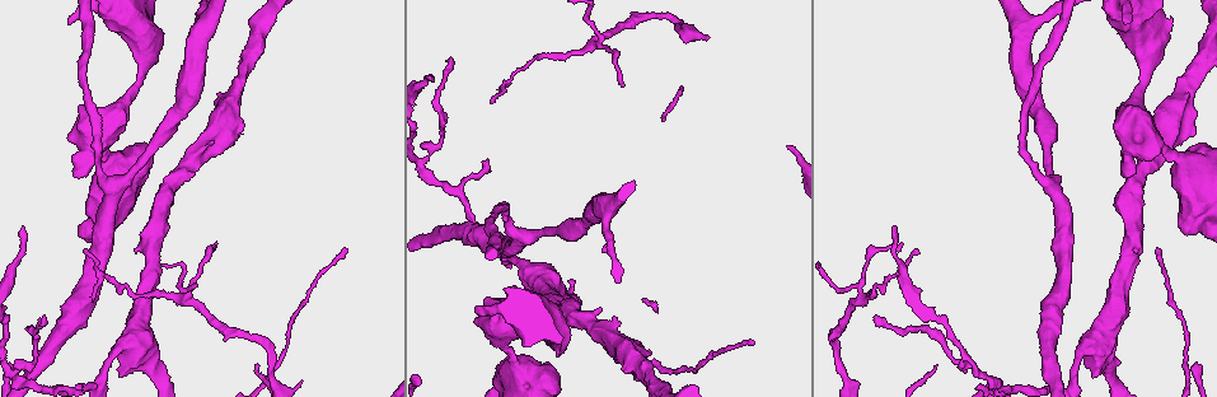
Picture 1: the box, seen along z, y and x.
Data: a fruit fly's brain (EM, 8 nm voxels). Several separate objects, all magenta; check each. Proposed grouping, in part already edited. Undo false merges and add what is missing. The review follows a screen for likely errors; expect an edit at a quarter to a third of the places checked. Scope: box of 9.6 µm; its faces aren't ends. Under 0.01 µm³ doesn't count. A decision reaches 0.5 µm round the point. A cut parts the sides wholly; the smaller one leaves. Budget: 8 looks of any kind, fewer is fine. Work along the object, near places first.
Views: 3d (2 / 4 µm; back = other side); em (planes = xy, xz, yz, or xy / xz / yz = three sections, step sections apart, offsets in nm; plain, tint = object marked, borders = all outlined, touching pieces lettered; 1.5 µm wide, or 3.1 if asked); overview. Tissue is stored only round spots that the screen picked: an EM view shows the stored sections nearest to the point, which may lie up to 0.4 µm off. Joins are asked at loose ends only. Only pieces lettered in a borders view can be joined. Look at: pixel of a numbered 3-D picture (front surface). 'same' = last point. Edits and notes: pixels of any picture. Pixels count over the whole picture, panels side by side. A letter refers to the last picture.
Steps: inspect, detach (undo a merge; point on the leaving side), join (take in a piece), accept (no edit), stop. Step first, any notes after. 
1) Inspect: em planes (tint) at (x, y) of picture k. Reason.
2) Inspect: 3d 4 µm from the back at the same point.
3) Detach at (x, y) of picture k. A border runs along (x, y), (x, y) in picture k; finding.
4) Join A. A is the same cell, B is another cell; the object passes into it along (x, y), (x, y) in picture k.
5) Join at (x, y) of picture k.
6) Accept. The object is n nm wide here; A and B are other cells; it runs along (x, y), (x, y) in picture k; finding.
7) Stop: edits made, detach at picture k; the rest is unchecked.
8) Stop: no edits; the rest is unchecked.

Inspect: em planes (borders) at (860, 296) of picture 1. Sharp bend.

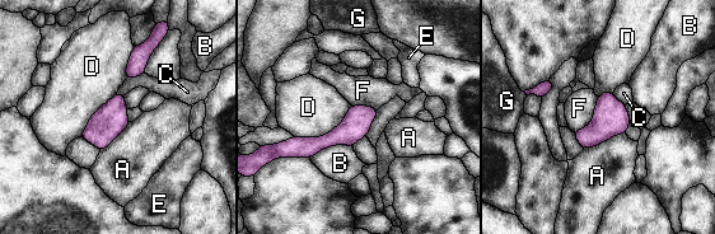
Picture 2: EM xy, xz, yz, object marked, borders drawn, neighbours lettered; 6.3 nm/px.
Accept. A, B, C, D, E, F and G are other cells; a border runs along (598, 97), (593, 118), (574, 132) in picture 2; all the same neuron.

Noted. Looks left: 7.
Inspect: em xz step 4 (tint) at (499, 90) of picture 1. Branch stops here.

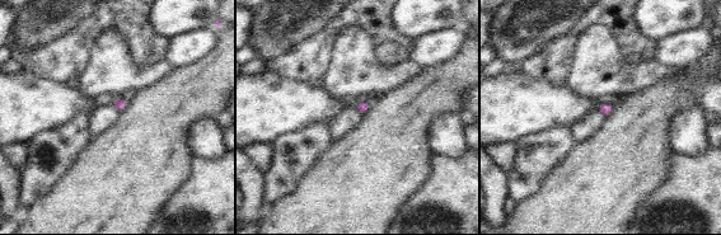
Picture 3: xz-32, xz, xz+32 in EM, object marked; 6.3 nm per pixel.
Inspect: em planes (borders) at the same point. Cut it another way.

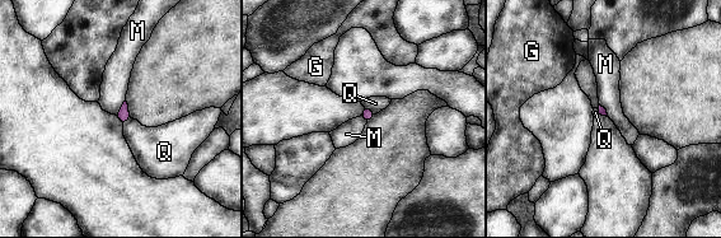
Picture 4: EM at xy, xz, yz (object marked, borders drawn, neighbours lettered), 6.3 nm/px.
Accept. G, M and Q are other cells; a border runs along (125, 99), (116, 115) in picture 4; no lettered piece goes on from it.

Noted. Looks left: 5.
Inspect: 3d 4 µm at (21, 368) of picture 1. Three-way junction.

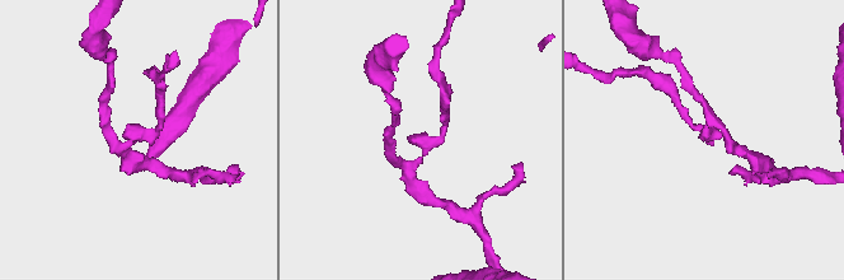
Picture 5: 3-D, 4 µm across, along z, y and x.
Inspect: em xz step 8 (borders) at (140, 140) of picture 5. Need the tissue.

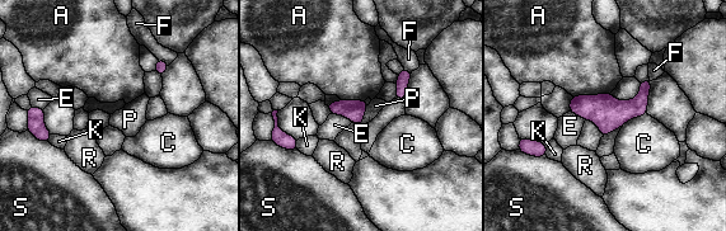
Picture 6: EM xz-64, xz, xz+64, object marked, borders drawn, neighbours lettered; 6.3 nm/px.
Accept. The object is 220 nm wide here; A, C, E, F, K, P, R and S are other cells; a border runs along (646, 112), (622, 125) in picture 6; continuous, no second neuron.

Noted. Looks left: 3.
Stop: no edits; the rest is unchecked.

